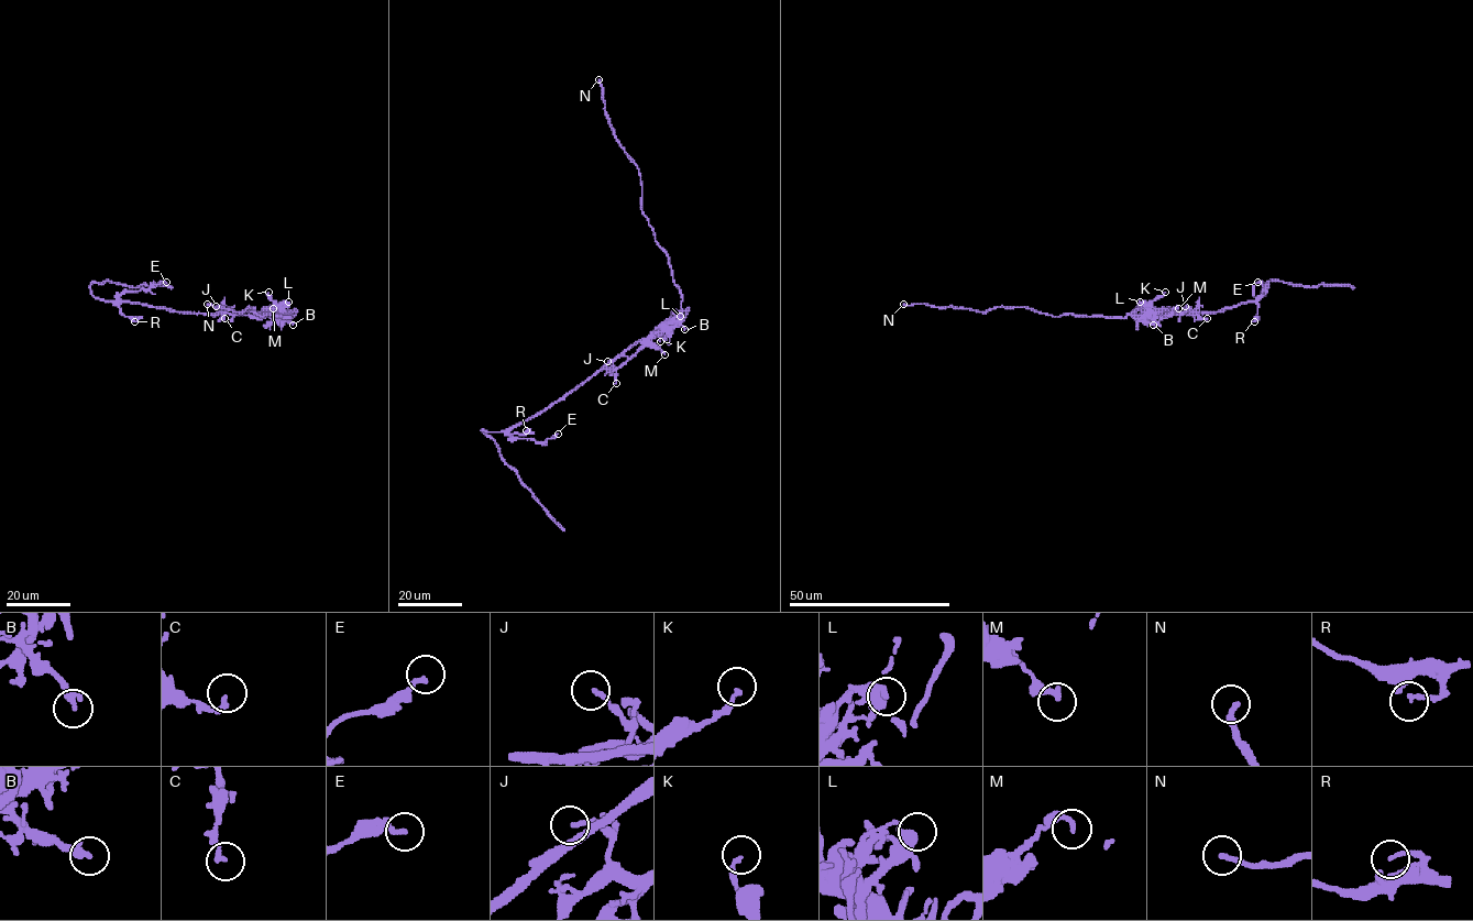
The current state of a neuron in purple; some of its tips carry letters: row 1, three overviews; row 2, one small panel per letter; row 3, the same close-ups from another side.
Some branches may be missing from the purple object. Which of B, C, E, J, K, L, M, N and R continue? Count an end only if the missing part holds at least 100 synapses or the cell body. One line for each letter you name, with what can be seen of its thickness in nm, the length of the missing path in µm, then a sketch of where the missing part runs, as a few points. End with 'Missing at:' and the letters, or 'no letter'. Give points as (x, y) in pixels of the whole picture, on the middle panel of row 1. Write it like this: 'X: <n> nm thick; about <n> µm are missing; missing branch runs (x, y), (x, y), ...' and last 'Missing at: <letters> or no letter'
Missing at: no letter

